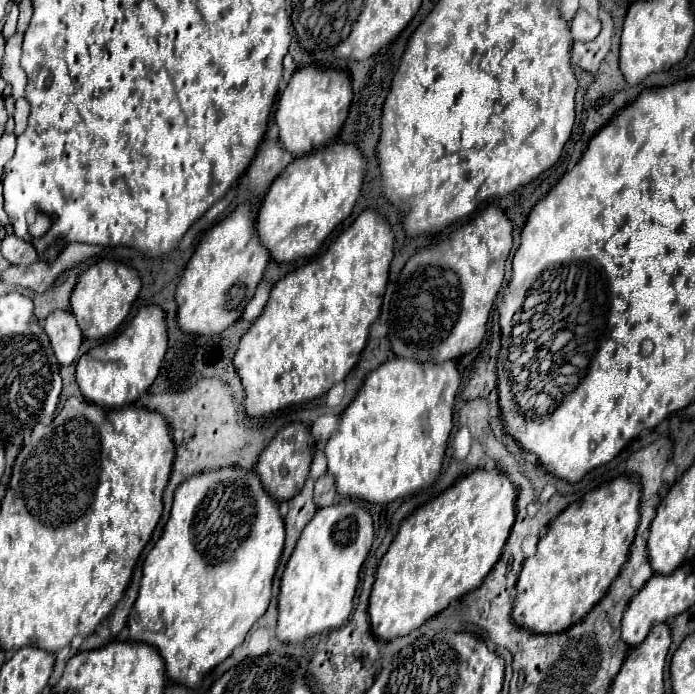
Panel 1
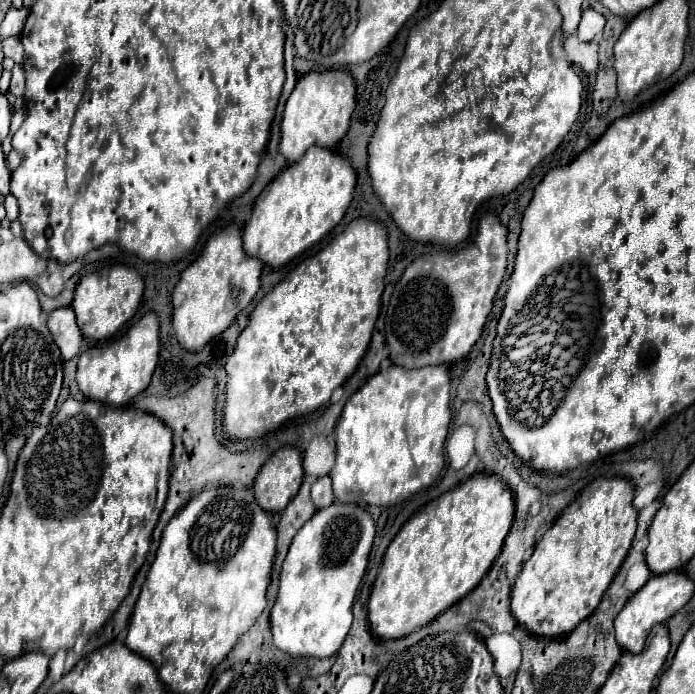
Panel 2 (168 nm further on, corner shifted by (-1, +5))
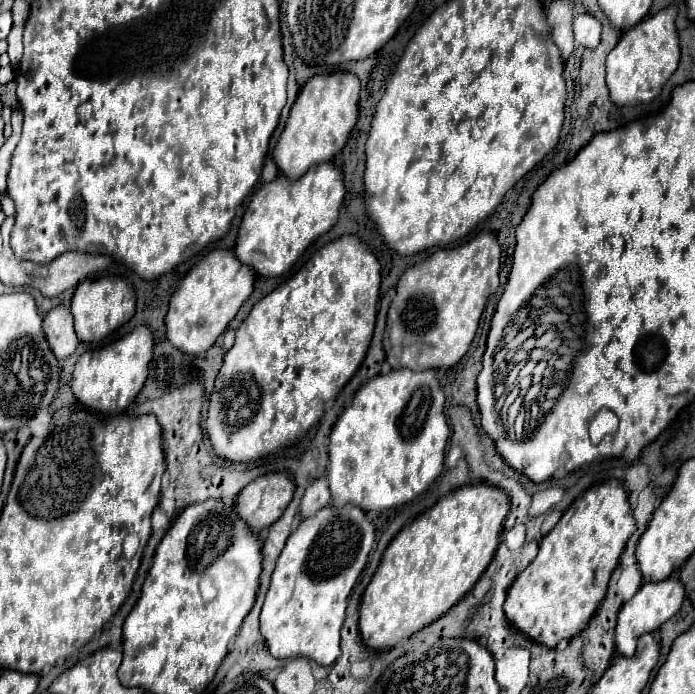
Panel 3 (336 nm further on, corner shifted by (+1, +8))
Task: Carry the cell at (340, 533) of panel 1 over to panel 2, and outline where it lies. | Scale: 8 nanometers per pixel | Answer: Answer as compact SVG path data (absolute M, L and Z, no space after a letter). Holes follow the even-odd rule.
M333 503L331 507L317 509L315 515L297 531L291 543L291 551L283 561L283 569L279 575L279 593L269 617L273 643L277 649L281 649L291 657L317 657L317 659L329 659L339 651L351 627L353 619L351 607L367 569L373 539L375 539L375 523L371 515L363 507L355 507L351 503Z

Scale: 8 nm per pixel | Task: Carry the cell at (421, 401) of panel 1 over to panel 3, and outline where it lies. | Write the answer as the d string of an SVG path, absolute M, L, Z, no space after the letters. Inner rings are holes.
M401 368L371 378L357 390L351 404L343 410L331 430L327 480L333 506L341 508L351 504L361 510L387 510L413 500L443 472L447 438L449 426L445 418L445 394L433 368L421 372Z

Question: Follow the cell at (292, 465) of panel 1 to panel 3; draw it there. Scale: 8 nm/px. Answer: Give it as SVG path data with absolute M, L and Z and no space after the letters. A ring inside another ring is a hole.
M269 472L247 484L237 498L237 514L255 530L271 526L293 498L295 482L289 472Z

